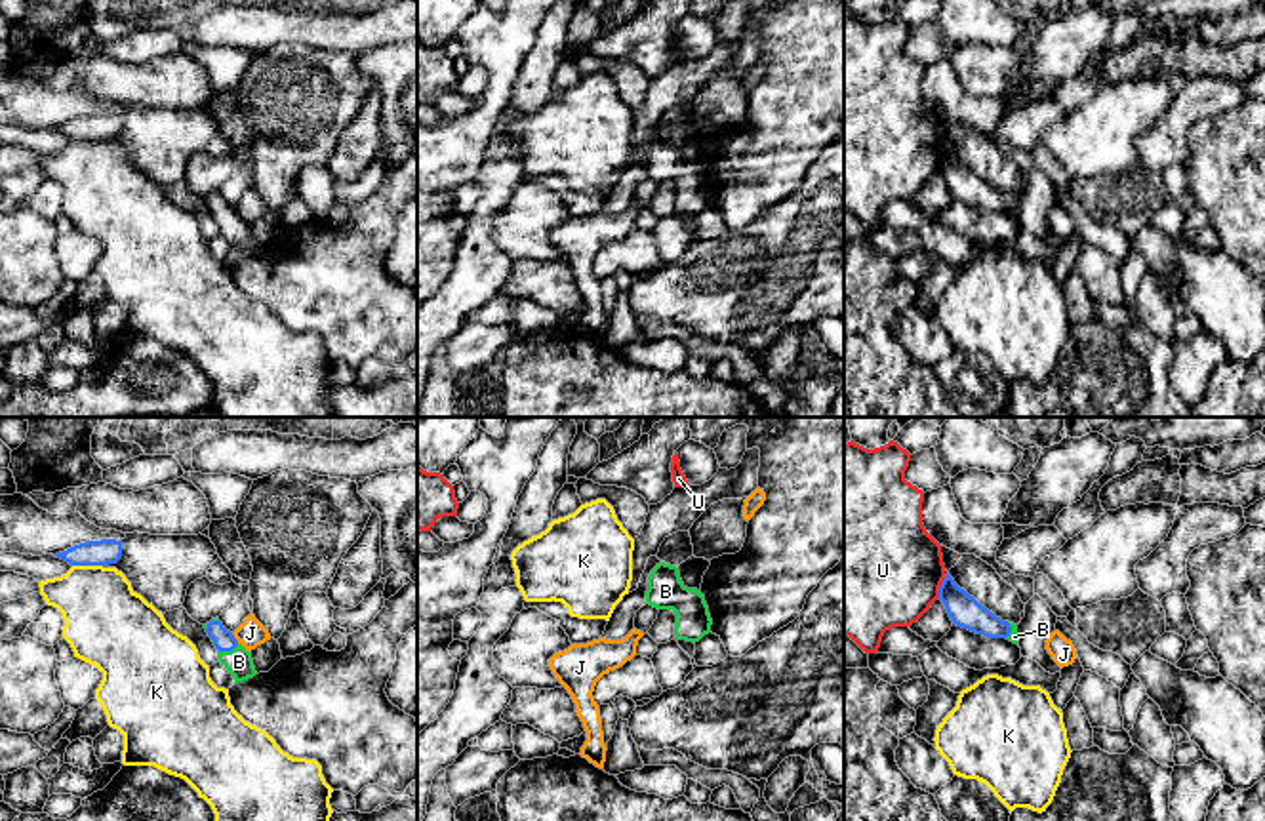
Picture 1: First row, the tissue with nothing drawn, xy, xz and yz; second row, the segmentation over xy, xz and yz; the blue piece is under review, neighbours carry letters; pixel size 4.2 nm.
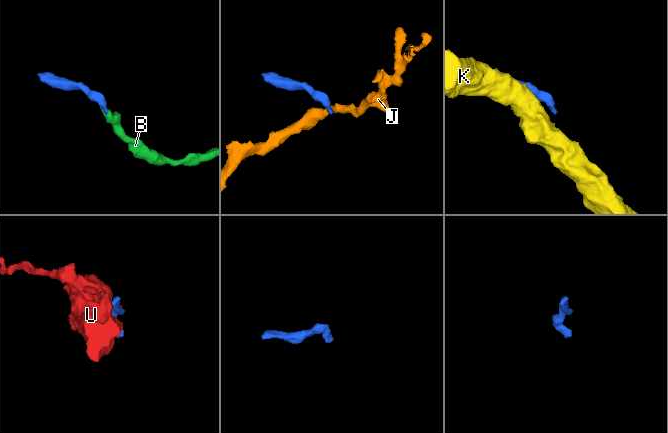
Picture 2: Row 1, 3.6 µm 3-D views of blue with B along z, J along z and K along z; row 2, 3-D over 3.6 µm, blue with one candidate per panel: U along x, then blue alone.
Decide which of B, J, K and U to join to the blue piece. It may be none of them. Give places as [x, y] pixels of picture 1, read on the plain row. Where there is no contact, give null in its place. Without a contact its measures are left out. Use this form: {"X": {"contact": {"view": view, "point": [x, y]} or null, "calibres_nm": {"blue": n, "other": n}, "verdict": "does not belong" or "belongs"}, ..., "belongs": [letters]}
{"B": {"contact": {"view": "xy", "point": [227, 223]}, "calibres_nm": {"blue": 90, "other": 120}, "verdict": "belongs"}, "J": {"contact": {"view": "xy", "point": [235, 212]}, "calibres_nm": {"blue": 90, "other": 110}, "verdict": "does not belong"}, "K": {"contact": {"view": "xy", "point": [88, 138]}, "calibres_nm": {"blue": 110, "other": 340}, "verdict": "does not belong"}, "U": {"contact": {"view": "yz", "point": [940, 160]}, "calibres_nm": {"blue": 140, "other": 480}, "verdict": "does not belong"}, "belongs": ["B"]}

